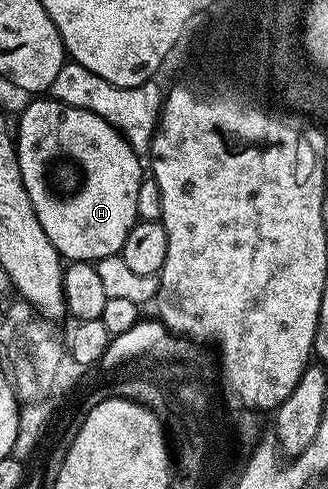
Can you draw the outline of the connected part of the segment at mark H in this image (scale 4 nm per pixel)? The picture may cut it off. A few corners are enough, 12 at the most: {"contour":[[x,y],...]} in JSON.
{"contour":[[34,102],[20,175],[67,262],[121,254],[143,162],[100,115]]}

